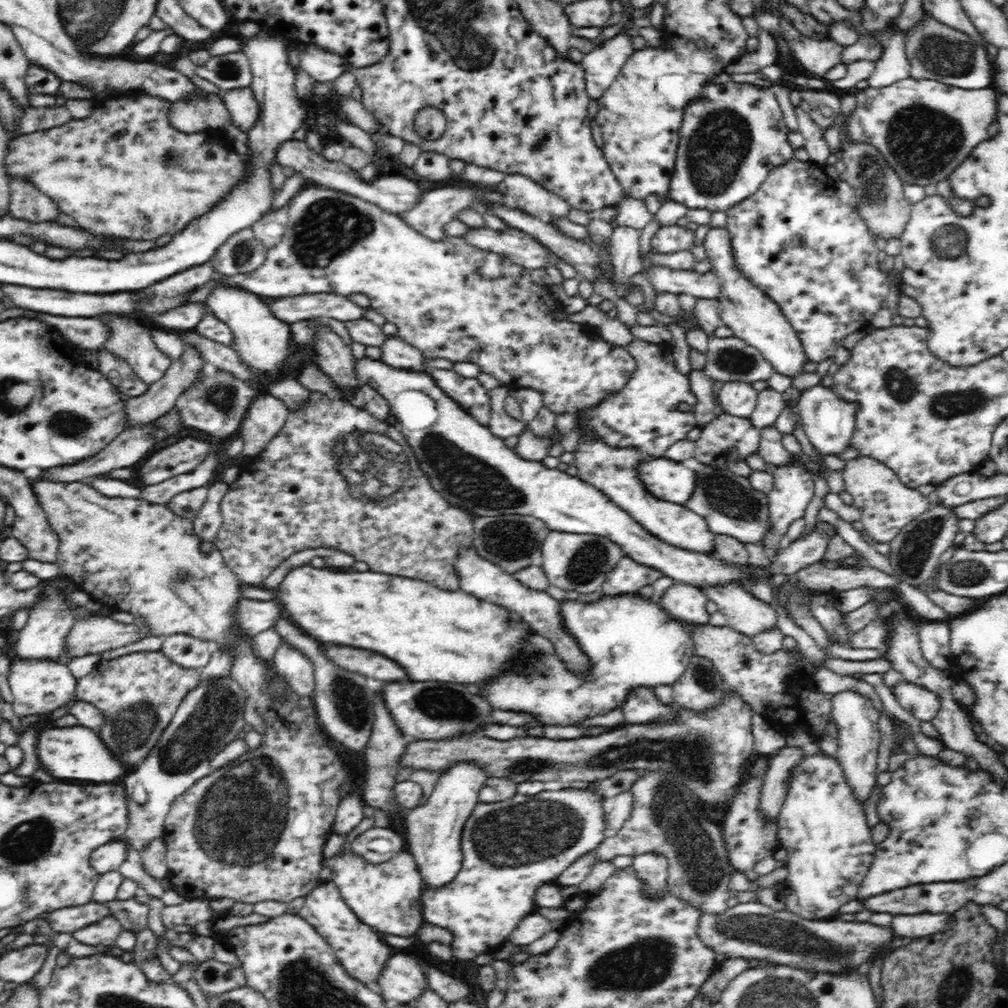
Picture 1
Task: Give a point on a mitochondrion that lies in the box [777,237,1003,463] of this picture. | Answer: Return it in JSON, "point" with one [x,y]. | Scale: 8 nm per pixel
{"point":[943,406]}

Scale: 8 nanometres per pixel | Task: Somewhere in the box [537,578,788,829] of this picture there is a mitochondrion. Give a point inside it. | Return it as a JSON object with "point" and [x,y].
{"point":[705,677]}

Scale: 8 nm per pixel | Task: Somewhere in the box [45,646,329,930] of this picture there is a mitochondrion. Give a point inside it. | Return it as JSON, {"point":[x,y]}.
{"point":[245,805]}

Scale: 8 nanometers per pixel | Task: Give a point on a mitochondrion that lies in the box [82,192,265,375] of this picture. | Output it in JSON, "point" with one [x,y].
{"point":[242,254]}

